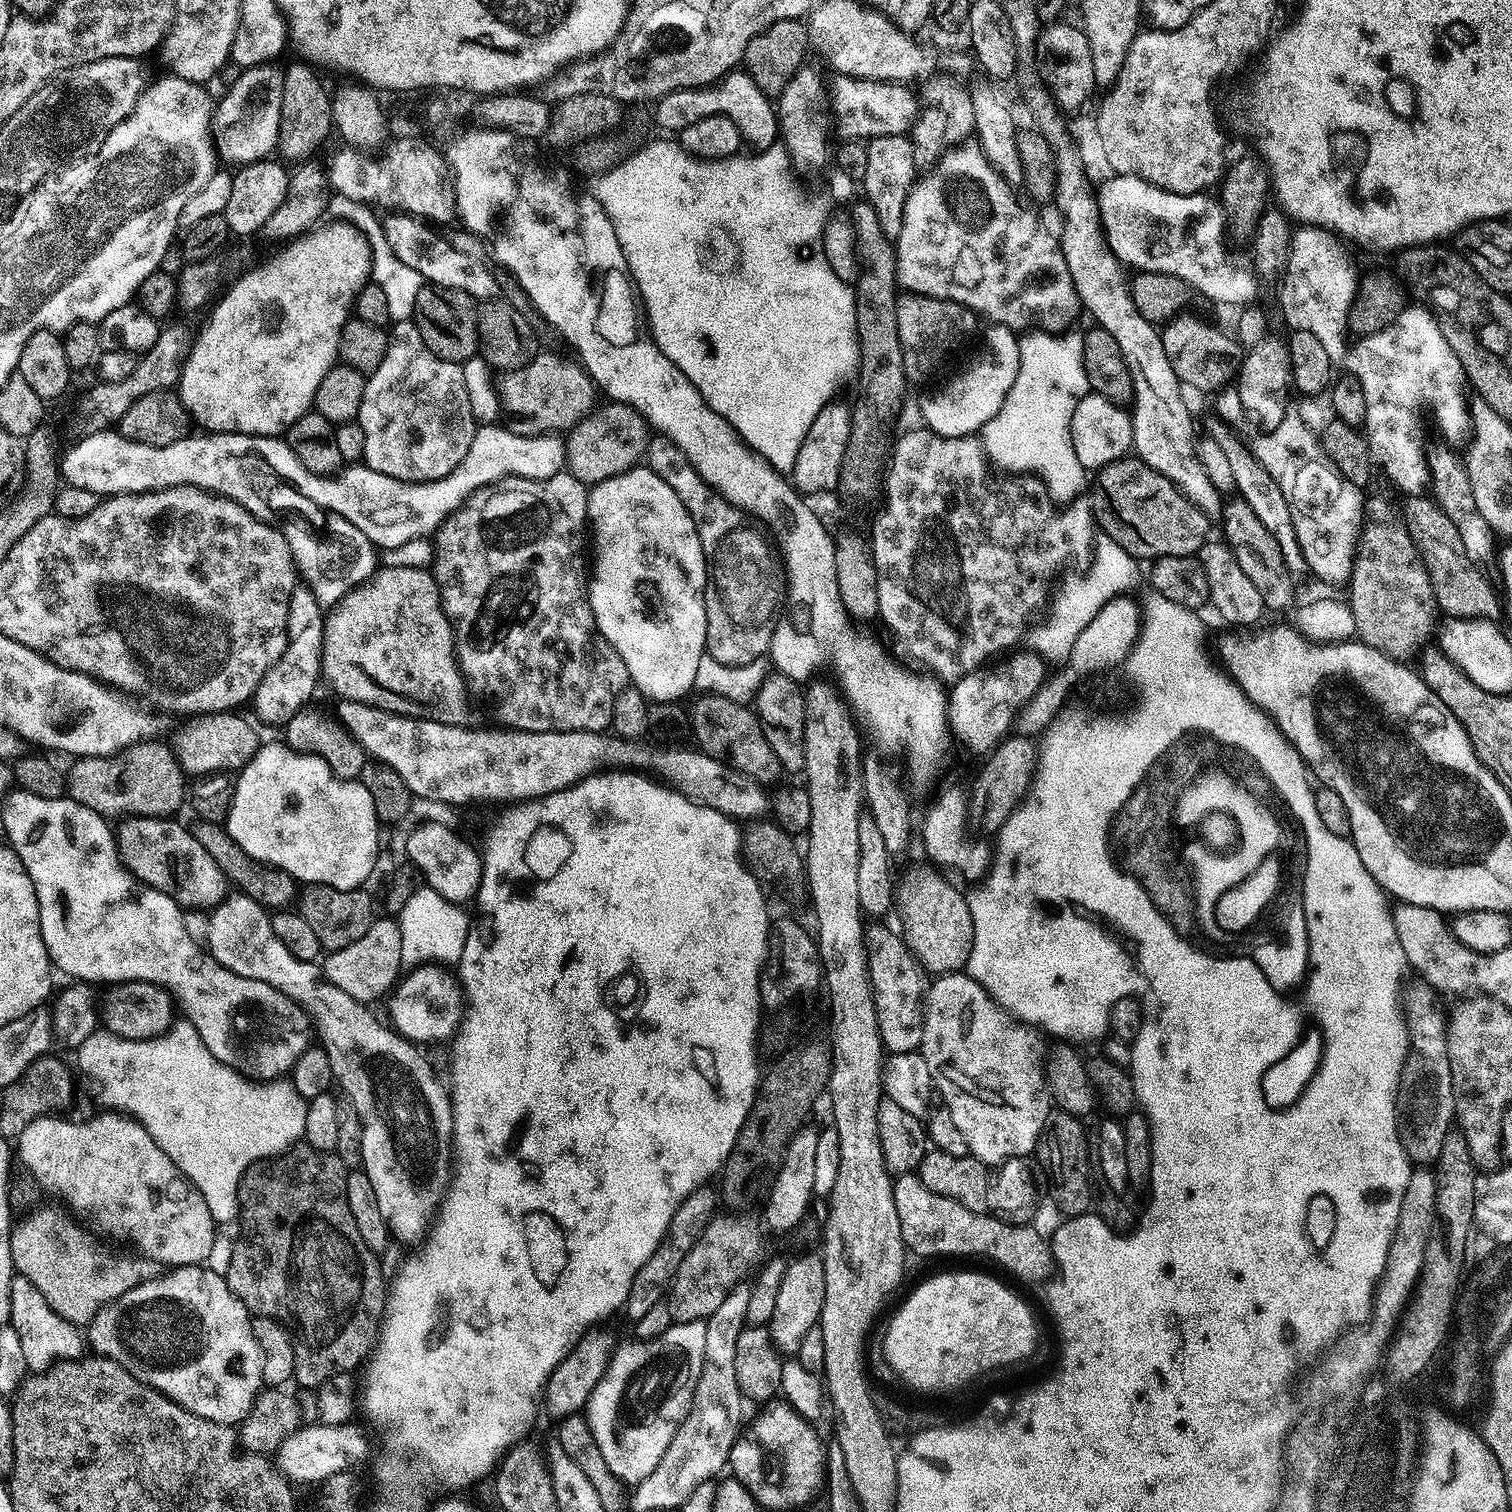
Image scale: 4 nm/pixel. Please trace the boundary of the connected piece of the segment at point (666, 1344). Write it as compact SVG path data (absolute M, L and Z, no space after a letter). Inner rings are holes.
M703 1320L673 1323L671 1328L653 1340L621 1343L612 1354L612 1361L608 1364L602 1382L594 1386L586 1405L588 1425L594 1434L594 1442L598 1442L598 1450L602 1450L602 1458L606 1458L606 1466L614 1470L625 1486L638 1485L653 1473L675 1432L690 1414L695 1388L703 1370L706 1328Z

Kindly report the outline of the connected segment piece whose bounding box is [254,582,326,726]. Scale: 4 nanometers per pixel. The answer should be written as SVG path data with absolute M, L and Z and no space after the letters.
M303 582L297 583L288 607L288 645L280 661L262 678L254 697L254 705L266 723L283 725L315 694L316 683L322 680L320 659L324 650L325 615L325 605L318 602L311 588Z

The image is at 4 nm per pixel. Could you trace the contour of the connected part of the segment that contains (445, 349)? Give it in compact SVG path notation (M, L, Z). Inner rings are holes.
M426 282L418 290L414 323L418 326L426 346L430 346L430 350L434 350L438 358L446 358L450 362L463 365L464 361L477 355L480 346L477 307L478 301L462 290Z

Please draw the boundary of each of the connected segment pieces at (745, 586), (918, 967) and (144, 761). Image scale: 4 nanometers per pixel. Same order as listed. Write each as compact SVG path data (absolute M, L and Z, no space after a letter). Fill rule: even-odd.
M656 434L649 439L646 464L654 474L658 474L658 478L662 478L662 482L666 482L666 486L670 486L670 490L674 490L674 494L678 494L678 498L682 498L682 506L686 506L690 518L694 518L694 526L702 542L702 550L708 563L708 585L704 591L706 652L724 664L753 662L767 653L770 638L773 637L786 604L786 580L781 573L780 576L776 573L778 552L773 541L767 535L764 537L754 525L748 524L744 508L737 507L715 492L698 474L698 470L694 470L694 466L690 464L686 454L682 454L680 447L670 442L670 438Z
M876 928L867 933L866 947L868 949L868 977L872 983L872 997L878 1018L880 1041L889 1053L917 1051L922 1042L924 1029L924 994L926 991L925 969L908 947L903 935L891 932L888 928Z
M159 739L146 740L143 744L132 744L115 752L113 756L81 756L71 761L72 769L66 772L66 792L82 806L94 810L105 818L123 818L126 816L159 816L171 817L180 807L186 804L186 773L180 766L175 751Z

